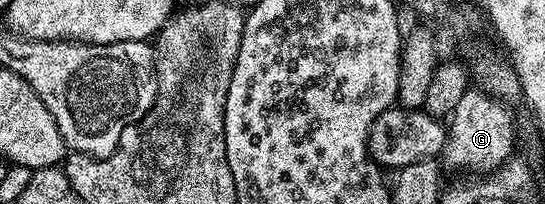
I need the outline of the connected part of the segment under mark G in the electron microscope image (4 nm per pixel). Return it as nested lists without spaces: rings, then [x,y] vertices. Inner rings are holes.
[[[470,87],[467,95],[455,107],[453,116],[448,118],[443,150],[444,164],[453,169],[470,169],[470,174],[484,175],[493,172],[500,165],[506,164],[514,156],[513,140],[517,137],[517,129],[513,126],[513,113],[508,109],[504,100],[492,97],[476,87]]]

